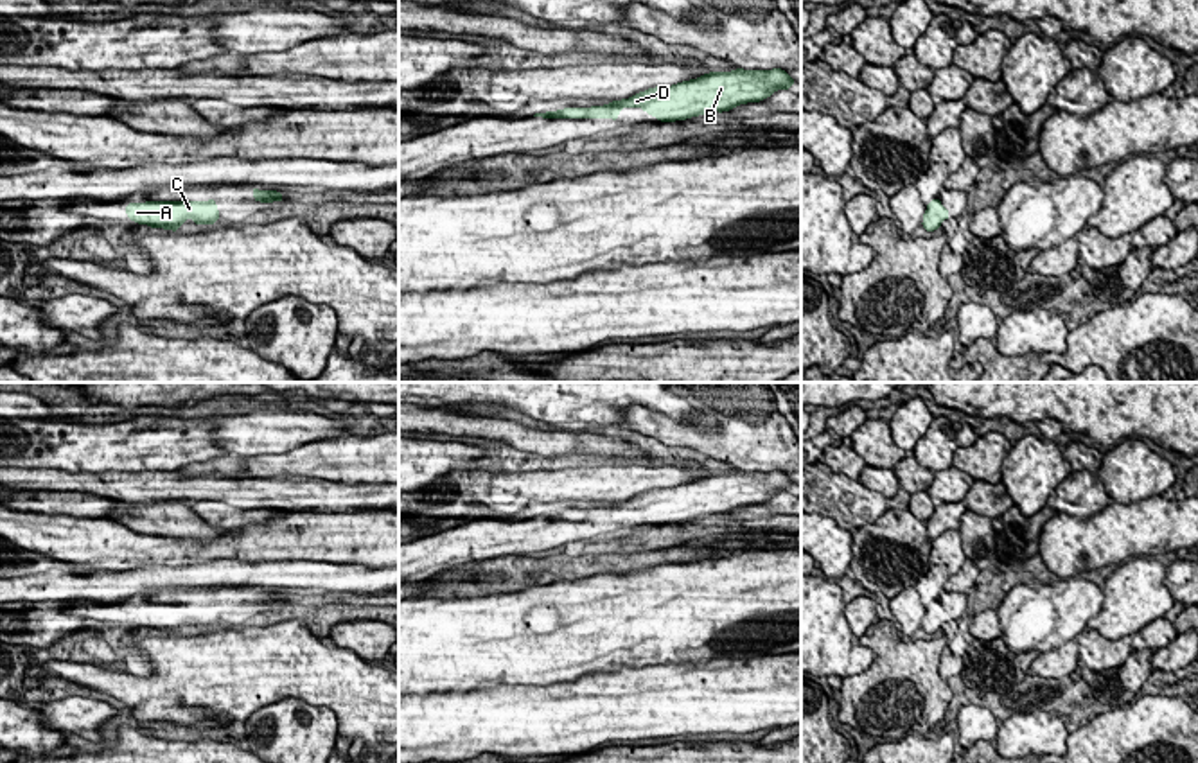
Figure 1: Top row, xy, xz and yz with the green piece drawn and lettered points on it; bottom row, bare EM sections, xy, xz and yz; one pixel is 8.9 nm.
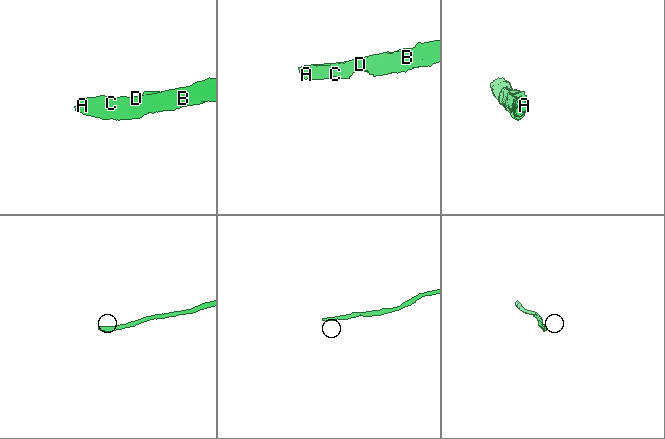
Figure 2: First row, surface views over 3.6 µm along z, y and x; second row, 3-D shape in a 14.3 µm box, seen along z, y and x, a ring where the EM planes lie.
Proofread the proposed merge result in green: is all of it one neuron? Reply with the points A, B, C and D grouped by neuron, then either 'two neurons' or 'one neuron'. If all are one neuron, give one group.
A B C D; one neuron

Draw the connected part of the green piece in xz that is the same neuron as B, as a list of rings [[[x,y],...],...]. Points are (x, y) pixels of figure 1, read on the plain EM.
[[[781,470],[709,474],[672,488],[656,488],[605,508],[564,510],[535,515],[542,521],[612,521],[621,510],[643,510],[661,524],[686,522],[713,513],[729,513],[735,508],[760,504],[776,492],[788,492],[796,483]]]

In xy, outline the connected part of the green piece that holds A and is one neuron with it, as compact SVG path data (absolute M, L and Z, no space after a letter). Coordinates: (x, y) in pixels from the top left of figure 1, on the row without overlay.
M216 600L210 603L145 603L126 609L129 623L178 634L185 621L196 627L214 627L219 621Z

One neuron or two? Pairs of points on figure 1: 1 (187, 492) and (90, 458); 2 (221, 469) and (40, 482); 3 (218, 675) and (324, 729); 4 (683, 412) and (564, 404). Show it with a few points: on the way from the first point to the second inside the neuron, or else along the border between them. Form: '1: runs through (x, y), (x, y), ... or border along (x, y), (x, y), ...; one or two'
1: border along (81, 471), (167, 471); two
2: border along (175, 471), (182, 476), (220, 478); two
3: border along (315, 704), (281, 699), (243, 722); two
4: runs through (654, 401), (593, 401); one

